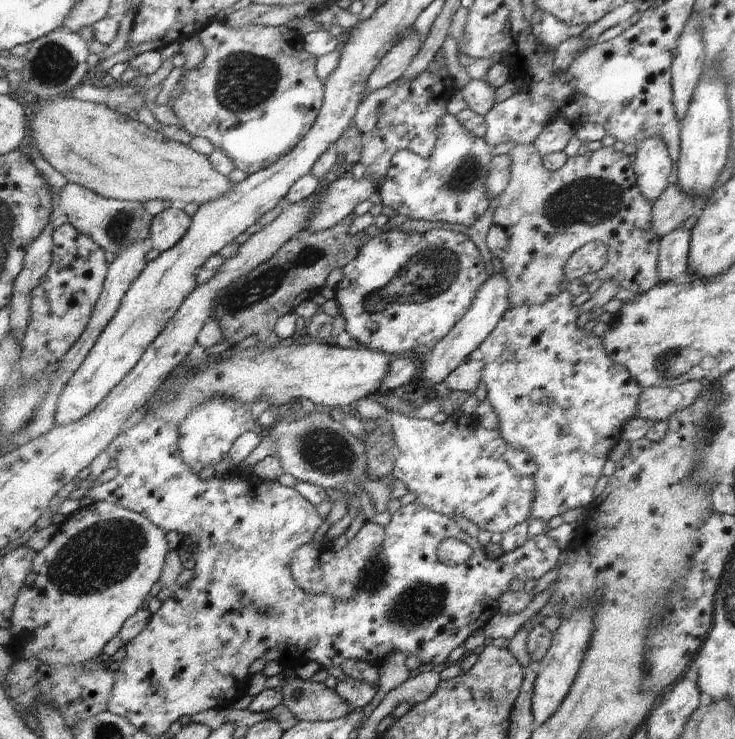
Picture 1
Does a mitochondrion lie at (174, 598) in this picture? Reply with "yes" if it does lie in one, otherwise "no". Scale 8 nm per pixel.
no

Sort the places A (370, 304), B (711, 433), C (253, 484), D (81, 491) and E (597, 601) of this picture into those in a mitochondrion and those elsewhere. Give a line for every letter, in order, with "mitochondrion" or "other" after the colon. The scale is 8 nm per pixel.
A: mitochondrion
B: mitochondrion
C: other
D: other
E: other

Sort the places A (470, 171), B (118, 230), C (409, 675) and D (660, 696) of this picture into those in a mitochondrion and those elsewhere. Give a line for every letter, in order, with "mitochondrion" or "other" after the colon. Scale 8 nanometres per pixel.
A: mitochondrion
B: mitochondrion
C: other
D: other

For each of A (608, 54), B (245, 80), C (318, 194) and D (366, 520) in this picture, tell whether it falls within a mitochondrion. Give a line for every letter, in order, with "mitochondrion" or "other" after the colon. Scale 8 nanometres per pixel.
A: other
B: mitochondrion
C: other
D: other

